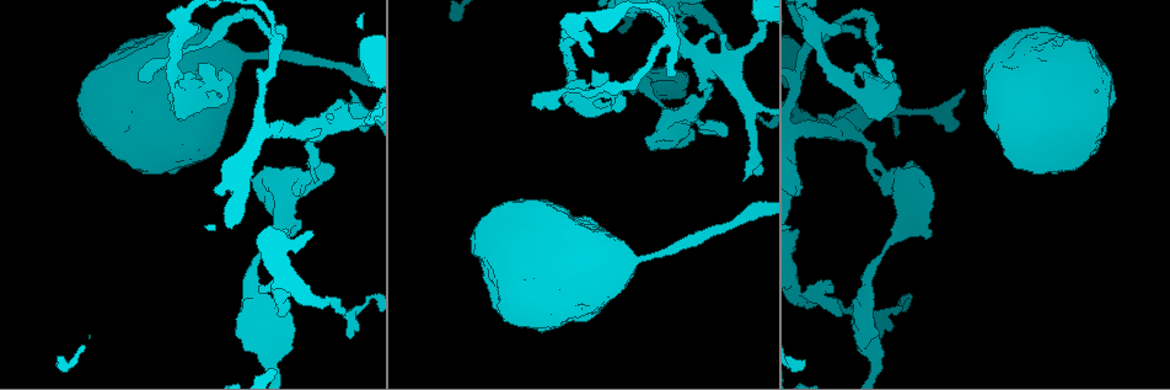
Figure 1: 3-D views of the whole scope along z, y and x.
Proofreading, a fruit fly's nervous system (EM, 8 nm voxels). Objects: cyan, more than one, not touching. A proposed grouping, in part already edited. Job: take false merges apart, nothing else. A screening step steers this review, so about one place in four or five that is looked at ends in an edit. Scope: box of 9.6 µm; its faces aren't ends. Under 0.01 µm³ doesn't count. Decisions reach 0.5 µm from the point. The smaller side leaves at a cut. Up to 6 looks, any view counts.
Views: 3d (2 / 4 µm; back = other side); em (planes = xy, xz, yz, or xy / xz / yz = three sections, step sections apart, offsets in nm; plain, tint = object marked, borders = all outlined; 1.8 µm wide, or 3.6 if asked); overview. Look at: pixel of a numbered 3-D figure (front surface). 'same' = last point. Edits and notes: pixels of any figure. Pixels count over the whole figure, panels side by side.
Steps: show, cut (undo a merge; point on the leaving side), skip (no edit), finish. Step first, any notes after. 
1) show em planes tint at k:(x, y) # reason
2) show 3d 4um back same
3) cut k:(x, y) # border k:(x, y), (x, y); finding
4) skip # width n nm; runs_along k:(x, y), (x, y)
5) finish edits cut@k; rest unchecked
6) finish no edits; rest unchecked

show em planes tint at 1:(282, 296) # a narrow waist

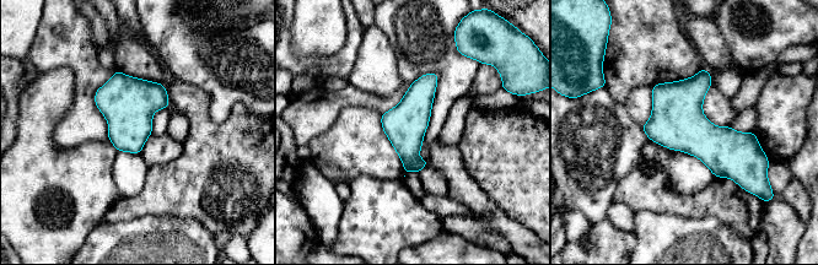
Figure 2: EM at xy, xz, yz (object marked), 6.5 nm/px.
skip # continuous, no second neuron

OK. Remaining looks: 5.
show 3d 4um back at 1:(284, 227) # sudden change in width

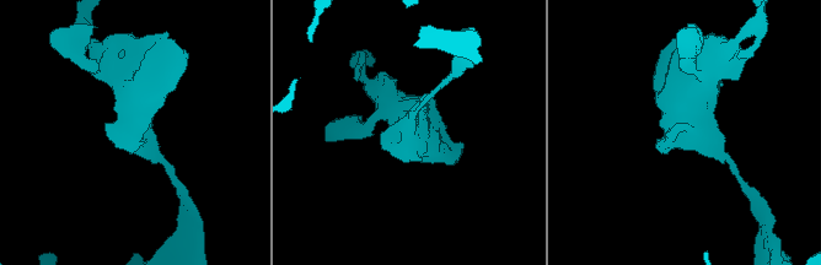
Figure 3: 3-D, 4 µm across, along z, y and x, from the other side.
show em planes plain at 3:(703, 137) # now the EM

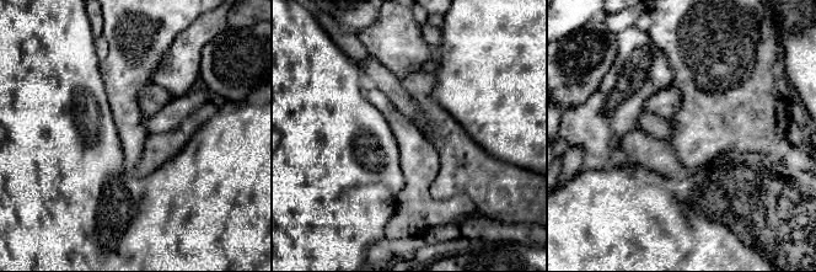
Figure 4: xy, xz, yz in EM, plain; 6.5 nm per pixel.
show em planes tint same

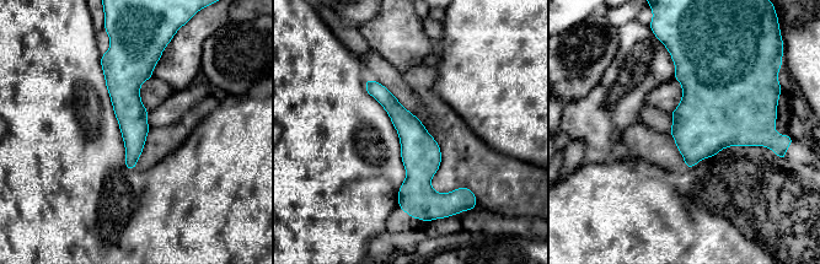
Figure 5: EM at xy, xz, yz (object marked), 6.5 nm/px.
skip # runs_along 5:(369, 82), (414, 139), (405, 201); all the same neuron

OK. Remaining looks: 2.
show em planes tint at 1:(669, 24) # arms run side by side

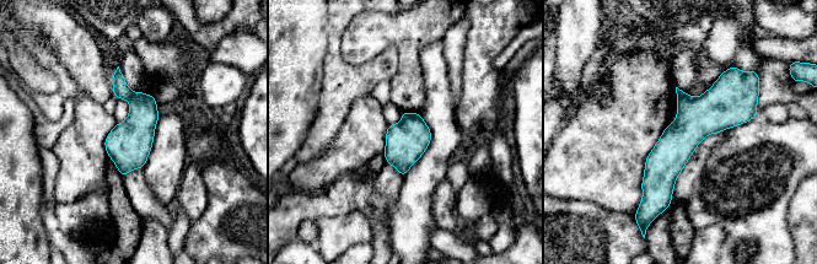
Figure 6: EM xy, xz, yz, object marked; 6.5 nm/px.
cut 6:(121, 90) # width 260 nm; border 6:(133, 92), (128, 98); a second neuron is stuck on

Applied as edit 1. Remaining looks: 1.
finish edits cut@6; rest unchecked

